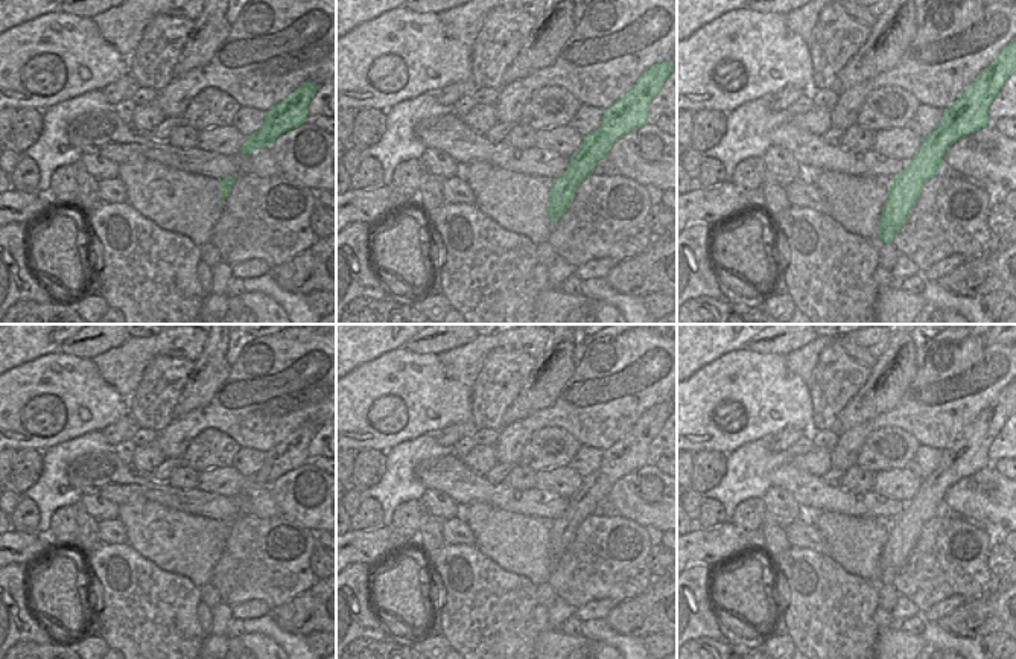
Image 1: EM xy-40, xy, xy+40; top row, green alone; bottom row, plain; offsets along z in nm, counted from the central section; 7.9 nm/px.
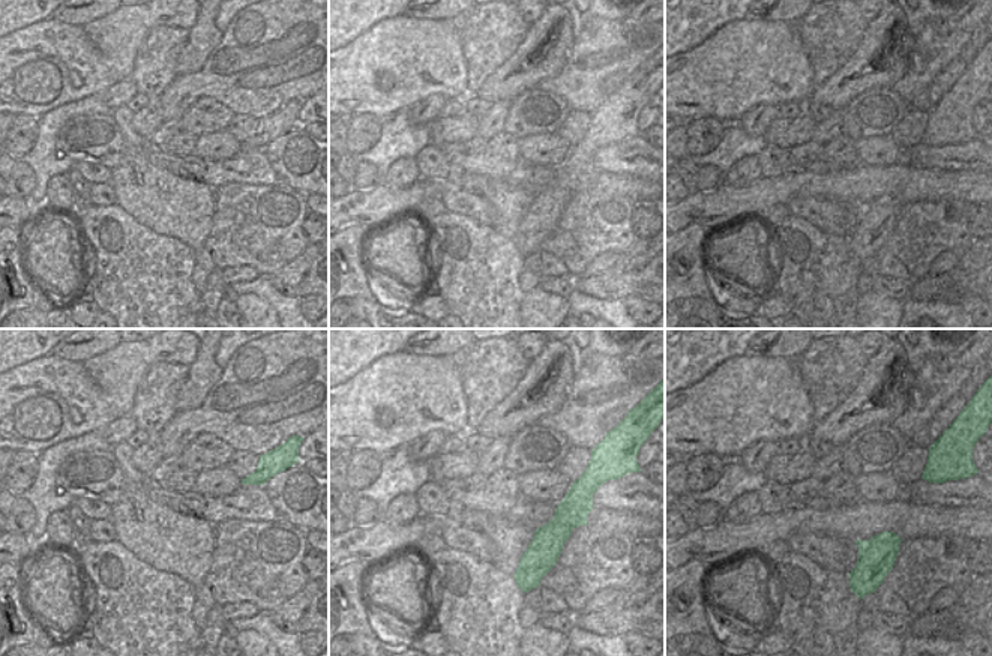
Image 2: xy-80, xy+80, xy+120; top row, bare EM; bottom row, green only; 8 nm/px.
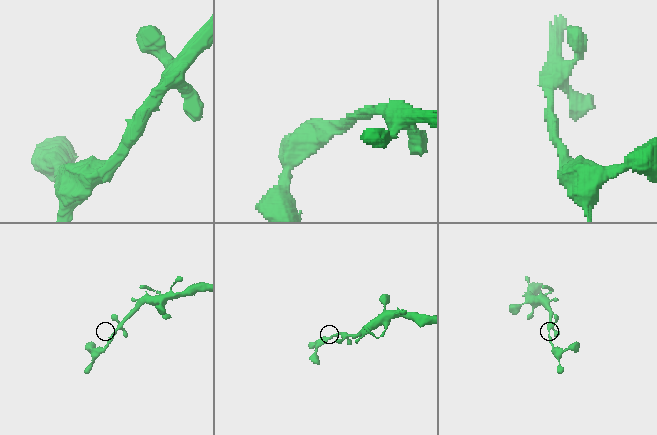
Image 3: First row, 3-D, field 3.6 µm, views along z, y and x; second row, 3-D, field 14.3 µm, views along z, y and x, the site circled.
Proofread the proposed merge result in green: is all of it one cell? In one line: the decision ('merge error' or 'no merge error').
no merge error

